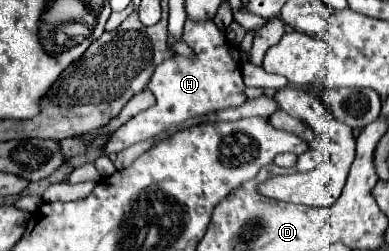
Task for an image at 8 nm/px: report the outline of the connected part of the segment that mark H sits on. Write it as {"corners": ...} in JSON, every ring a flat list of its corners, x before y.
{"corners":[[187,21,185,31,183,31,183,41,197,55,193,59,173,55,155,69,155,73,147,85,147,89,155,97,155,105,137,113,135,117,131,117,123,127,119,127,109,137,109,141,105,145,105,155,101,155,95,161,95,167,101,173,101,177,109,177,115,173,115,165,107,157,109,153,119,153,119,151,131,147,133,143,145,141,145,139,161,133,163,129,167,129,173,123,181,123,185,119,199,117,199,115,205,115,211,111,235,107,235,105,241,105,245,101,245,95,243,95,245,85,243,85,241,71,227,51,229,41,225,39,225,35,221,35,221,31,215,27,213,21,205,21,205,23]]}

